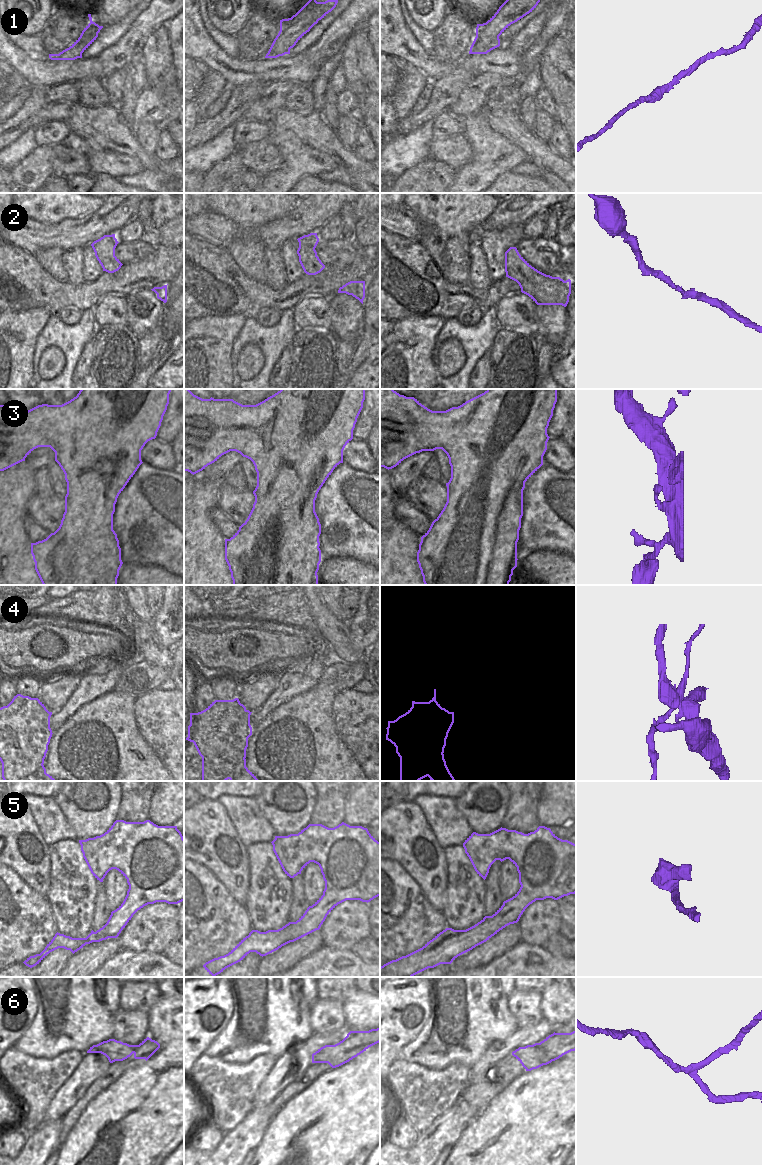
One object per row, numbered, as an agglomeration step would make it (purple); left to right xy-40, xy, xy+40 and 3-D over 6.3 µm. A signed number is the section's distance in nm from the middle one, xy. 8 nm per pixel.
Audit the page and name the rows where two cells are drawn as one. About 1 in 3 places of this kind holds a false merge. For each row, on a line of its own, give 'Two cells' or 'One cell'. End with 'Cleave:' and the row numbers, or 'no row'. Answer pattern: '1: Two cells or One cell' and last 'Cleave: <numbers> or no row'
1: One cell
2: One cell
3: One cell
4: Two cells
5: One cell
6: Two cells
Cleave: 4, 6

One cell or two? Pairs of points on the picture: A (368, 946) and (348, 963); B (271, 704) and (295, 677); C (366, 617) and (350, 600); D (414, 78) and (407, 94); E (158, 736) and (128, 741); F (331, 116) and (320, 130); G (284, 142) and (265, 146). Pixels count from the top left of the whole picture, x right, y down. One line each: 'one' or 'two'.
A: two
B: one
C: two
D: one
E: two
F: two
G: two

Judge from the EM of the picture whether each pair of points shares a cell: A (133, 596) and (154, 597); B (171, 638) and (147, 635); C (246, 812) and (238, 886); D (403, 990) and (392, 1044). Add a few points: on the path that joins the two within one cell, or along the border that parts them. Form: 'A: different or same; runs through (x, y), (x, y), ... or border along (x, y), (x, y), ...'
A: different; border along (145, 595), (145, 601), (153, 616)
B: different; border along (151, 624), (158, 640), (165, 647), (172, 649)
C: different; border along (231, 823), (245, 848)
D: same; runs through (396, 1004), (391, 1009), (394, 1017), (394, 1032)

